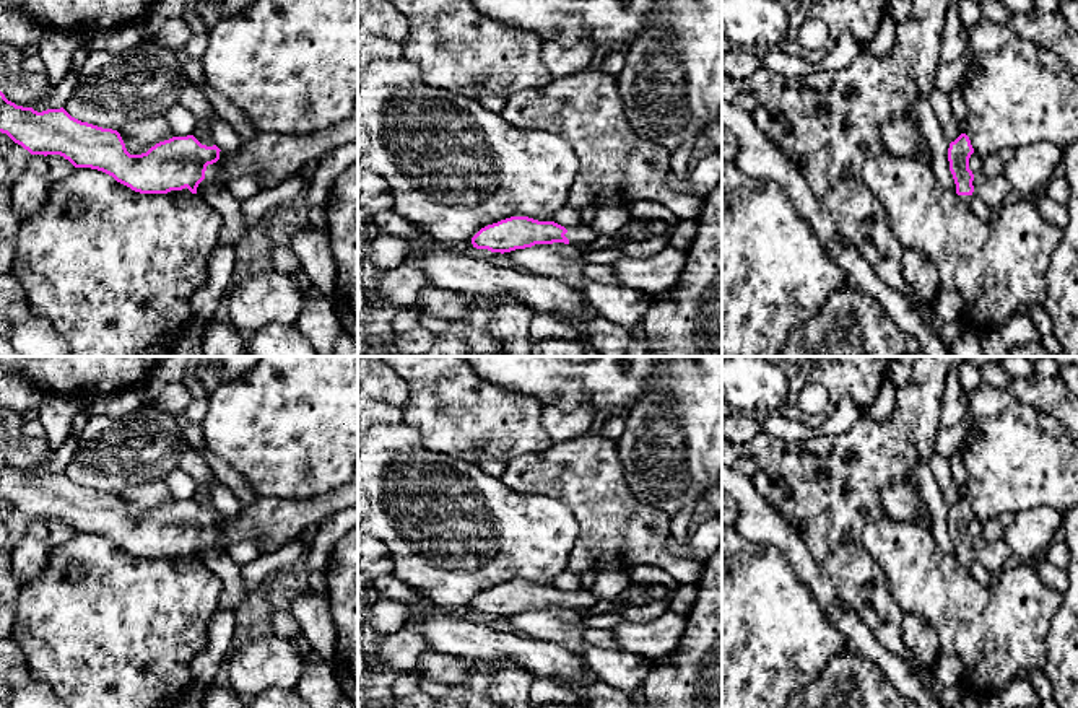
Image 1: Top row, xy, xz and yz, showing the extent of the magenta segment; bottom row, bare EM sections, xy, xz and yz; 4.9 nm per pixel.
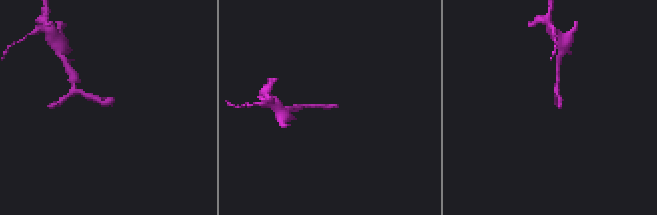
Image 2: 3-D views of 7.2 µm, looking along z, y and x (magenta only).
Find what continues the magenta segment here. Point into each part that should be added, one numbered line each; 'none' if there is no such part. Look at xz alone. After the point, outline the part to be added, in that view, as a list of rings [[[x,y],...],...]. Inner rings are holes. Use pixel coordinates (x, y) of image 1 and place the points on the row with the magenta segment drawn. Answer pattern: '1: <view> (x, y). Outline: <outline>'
1: xz (576, 235). Outline: [[[579,225],[564,228],[567,229],[564,236],[569,239],[569,244],[593,243],[600,238],[592,226]]]

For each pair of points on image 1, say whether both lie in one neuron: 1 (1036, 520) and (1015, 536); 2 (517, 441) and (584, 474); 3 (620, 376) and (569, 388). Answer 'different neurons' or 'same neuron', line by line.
1: same neuron
2: different neurons
3: same neuron

